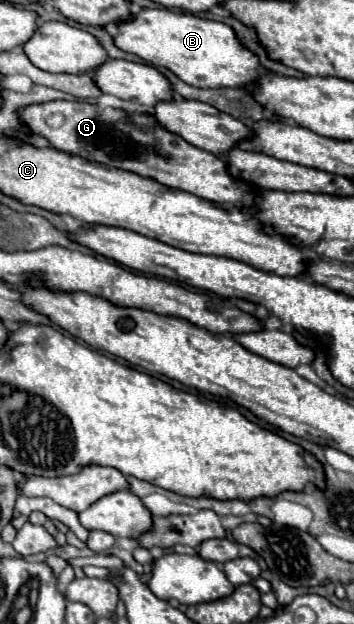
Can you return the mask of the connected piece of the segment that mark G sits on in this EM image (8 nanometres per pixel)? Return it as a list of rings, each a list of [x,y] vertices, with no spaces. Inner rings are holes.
[[[52,101],[24,107],[20,115],[24,115],[24,123],[32,127],[34,135],[46,137],[48,143],[60,151],[92,159],[108,167],[132,171],[148,179],[156,179],[166,187],[176,187],[180,191],[200,195],[202,199],[208,199],[212,203],[234,203],[238,207],[252,205],[252,189],[244,183],[236,183],[226,173],[226,165],[220,157],[186,143],[182,137],[166,129],[162,129],[160,141],[160,137],[156,137],[154,133],[154,125],[158,123],[146,113],[126,113],[124,109],[114,109],[106,113],[98,105],[86,101]],[[54,115],[62,115],[60,125],[52,123]]]

